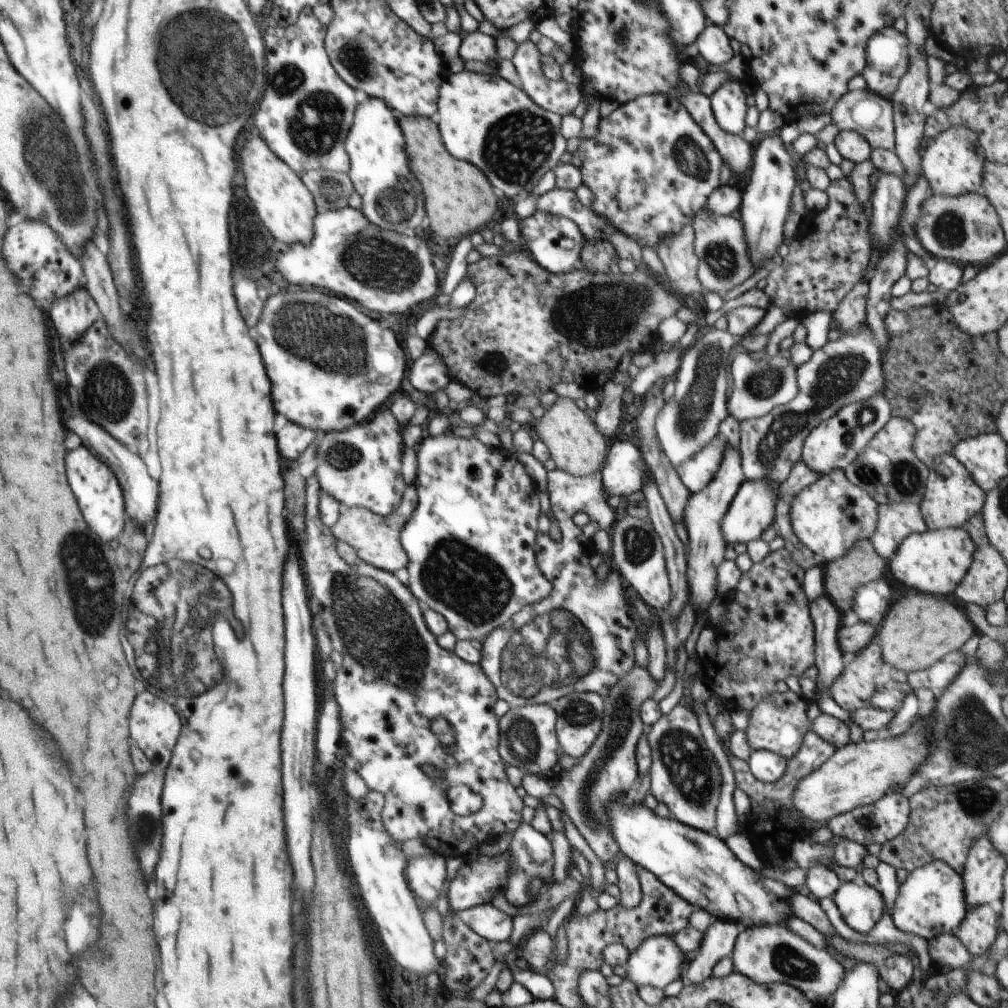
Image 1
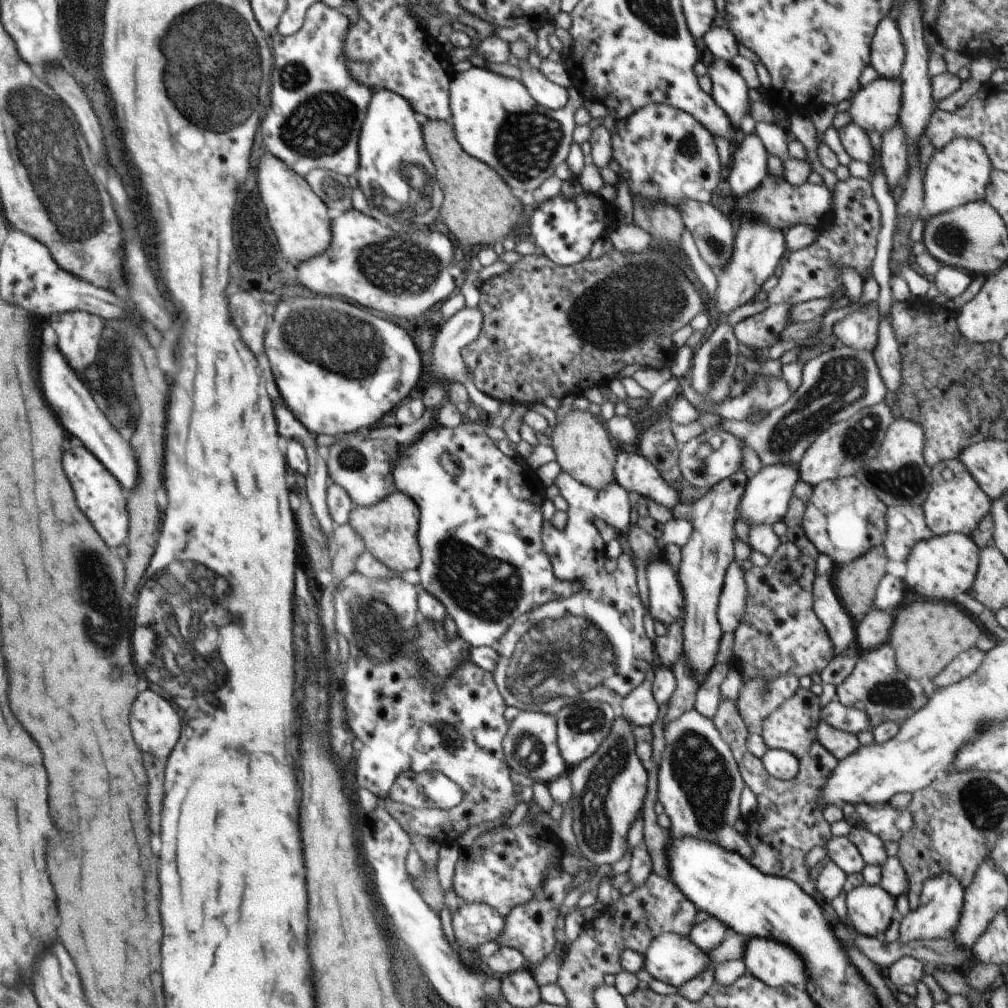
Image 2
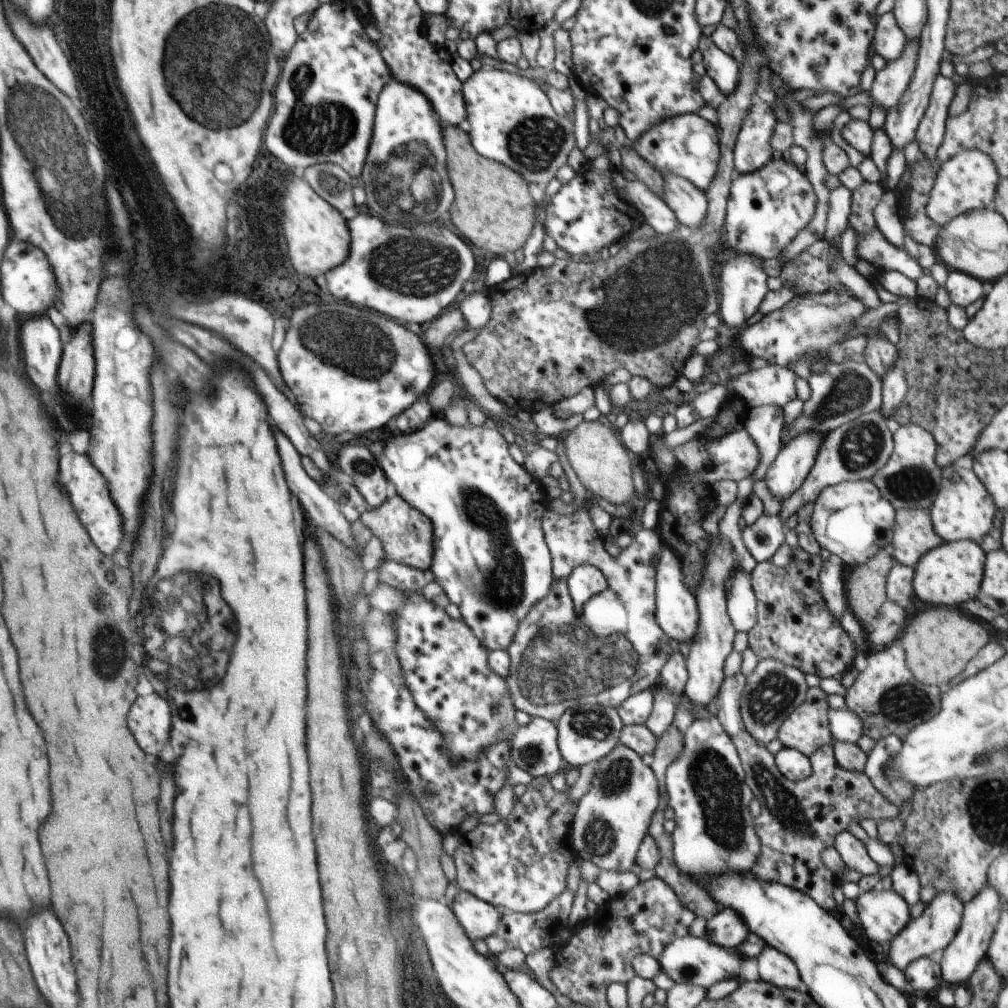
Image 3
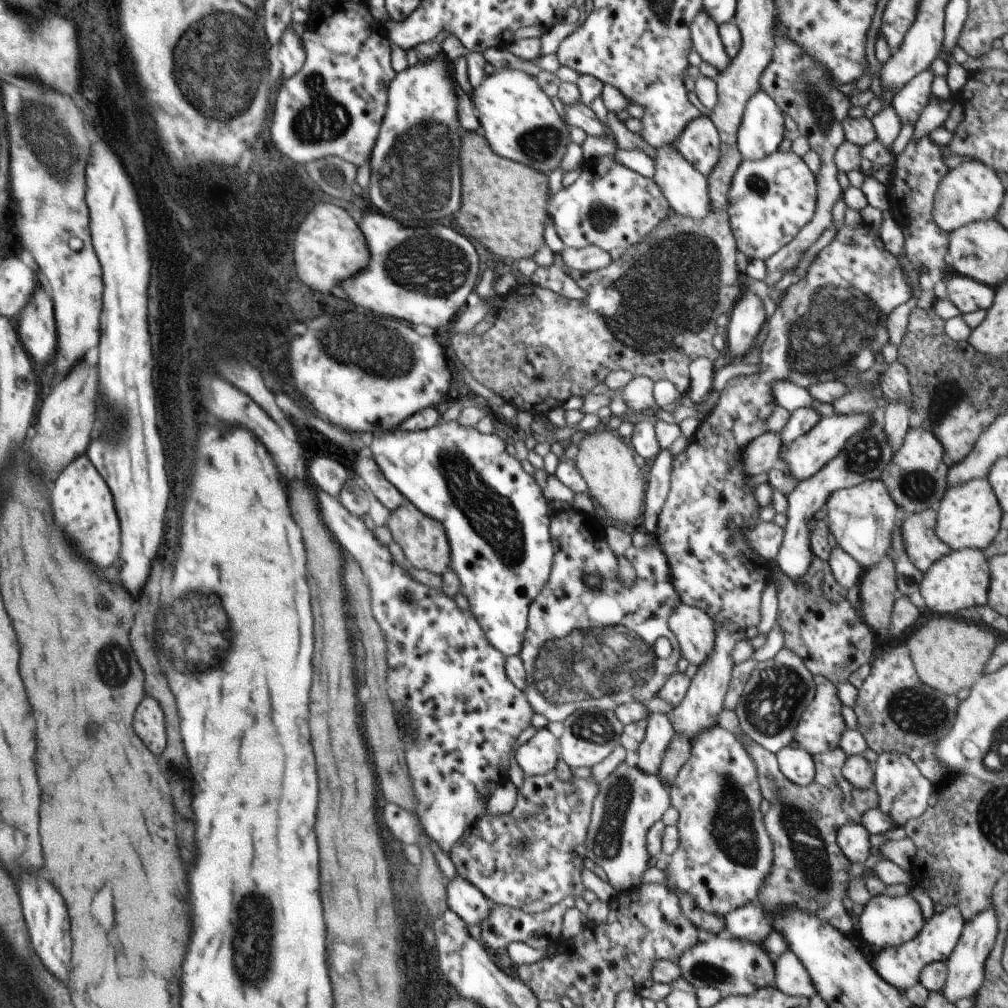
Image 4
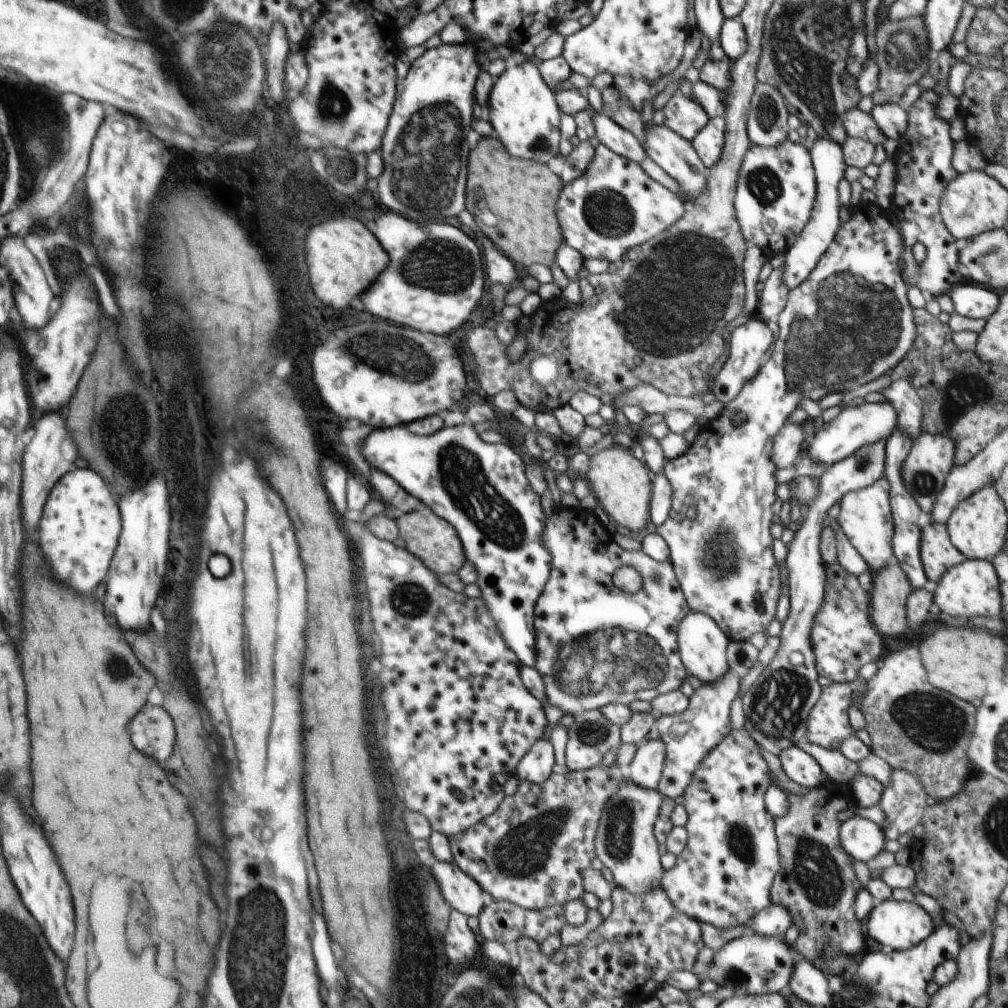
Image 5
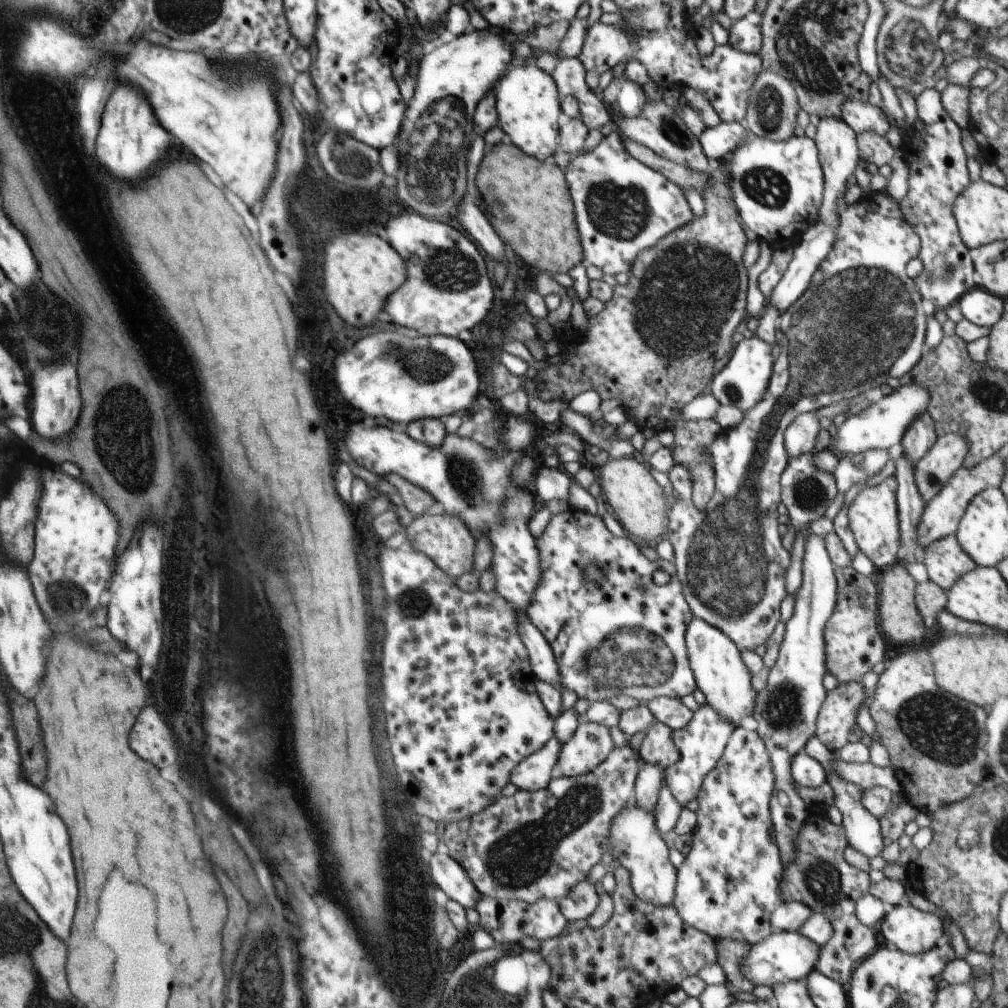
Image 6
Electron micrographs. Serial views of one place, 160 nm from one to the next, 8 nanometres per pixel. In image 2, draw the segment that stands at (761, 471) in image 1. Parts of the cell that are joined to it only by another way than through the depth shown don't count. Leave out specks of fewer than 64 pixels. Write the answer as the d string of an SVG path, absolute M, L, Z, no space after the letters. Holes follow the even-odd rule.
M834 346L816 358L804 363L802 368L802 384L790 398L778 408L771 410L759 423L746 421L731 421L722 419L720 426L733 434L738 440L743 440L745 446L753 448L762 463L762 466L778 463L796 463L804 456L806 449L817 439L817 436L829 426L840 421L847 421L855 412L886 401L888 390L882 380L879 368L872 353L859 351L850 347Z

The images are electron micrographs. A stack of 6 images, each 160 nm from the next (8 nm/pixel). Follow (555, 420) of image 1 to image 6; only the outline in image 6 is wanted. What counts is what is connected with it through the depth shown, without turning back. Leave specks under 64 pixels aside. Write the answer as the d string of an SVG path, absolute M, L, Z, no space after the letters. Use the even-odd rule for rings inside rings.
M636 455L618 459L610 458L602 466L598 478L601 489L606 494L606 505L624 528L626 534L632 534L640 540L652 542L667 532L669 500L663 488L650 472L650 467Z

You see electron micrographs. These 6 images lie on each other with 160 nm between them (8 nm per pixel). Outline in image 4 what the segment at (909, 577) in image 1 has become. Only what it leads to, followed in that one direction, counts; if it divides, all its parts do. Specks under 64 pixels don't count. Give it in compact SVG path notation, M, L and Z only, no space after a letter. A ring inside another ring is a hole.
M962 549L943 556L923 573L920 592L931 613L956 616L959 610L986 605L989 586L990 565L984 551Z

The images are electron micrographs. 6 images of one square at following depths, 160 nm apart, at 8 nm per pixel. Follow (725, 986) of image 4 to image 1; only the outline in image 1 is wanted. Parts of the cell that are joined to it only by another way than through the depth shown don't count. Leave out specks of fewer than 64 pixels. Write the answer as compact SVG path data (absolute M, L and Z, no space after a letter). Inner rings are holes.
M671 935L644 939L627 960L628 979L638 988L655 986L663 990L674 980L681 980L683 950Z

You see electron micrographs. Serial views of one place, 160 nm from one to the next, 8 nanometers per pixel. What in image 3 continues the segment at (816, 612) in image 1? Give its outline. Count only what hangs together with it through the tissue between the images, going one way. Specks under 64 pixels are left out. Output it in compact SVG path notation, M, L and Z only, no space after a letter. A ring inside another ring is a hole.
M833 555L823 561L819 572L819 586L827 607L831 613L839 620L842 613L848 606L845 594L845 581L843 571L844 562L840 557Z

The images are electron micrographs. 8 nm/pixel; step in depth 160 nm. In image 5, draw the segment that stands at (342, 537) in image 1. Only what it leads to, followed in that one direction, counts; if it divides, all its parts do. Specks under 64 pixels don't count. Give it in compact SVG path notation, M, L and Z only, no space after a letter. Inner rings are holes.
M426 504L420 505L415 511L405 513L396 522L399 536L406 542L406 548L421 558L422 562L437 575L456 574L466 562L464 547L456 529Z

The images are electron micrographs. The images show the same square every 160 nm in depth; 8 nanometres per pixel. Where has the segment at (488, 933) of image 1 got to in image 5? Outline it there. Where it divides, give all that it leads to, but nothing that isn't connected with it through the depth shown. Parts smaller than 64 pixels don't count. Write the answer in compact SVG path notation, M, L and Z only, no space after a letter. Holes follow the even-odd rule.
M435 861L431 872L439 884L442 896L452 909L467 917L478 917L485 907L482 887L460 867L450 862Z

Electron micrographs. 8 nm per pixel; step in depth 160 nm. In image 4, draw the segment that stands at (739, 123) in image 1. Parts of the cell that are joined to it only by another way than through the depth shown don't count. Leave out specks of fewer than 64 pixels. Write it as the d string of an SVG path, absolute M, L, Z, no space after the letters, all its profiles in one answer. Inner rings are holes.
M700 9L690 24L693 50L700 54L703 61L719 70L724 70L730 62L722 44L719 24L704 10Z

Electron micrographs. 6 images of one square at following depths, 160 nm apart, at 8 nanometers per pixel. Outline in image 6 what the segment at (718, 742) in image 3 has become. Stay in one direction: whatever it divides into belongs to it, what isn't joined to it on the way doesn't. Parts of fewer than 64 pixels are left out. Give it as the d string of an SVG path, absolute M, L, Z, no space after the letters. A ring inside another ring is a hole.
M736 727L728 739L725 751L722 753L717 765L707 774L703 785L700 787L696 798L698 811L697 825L693 830L693 844L690 852L685 856L682 866L677 869L677 881L675 890L675 899L673 907L678 911L682 920L691 927L697 928L700 932L706 933L715 940L732 939L738 942L748 942L750 946L763 941L770 936L770 917L771 914L782 903L779 892L779 885L784 874L783 864L780 858L779 848L773 831L771 814L769 809L769 800L774 790L775 776L771 769L771 760L768 756L766 745L756 731L749 731L744 727Z

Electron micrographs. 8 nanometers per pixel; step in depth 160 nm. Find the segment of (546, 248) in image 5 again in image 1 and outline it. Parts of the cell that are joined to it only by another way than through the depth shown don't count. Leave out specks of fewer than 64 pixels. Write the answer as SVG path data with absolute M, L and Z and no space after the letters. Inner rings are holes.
M399 116L398 120L404 133L411 171L419 178L425 194L425 232L455 243L488 225L493 226L492 218L498 210L499 198L483 170L470 162L454 158L448 152L435 119Z

